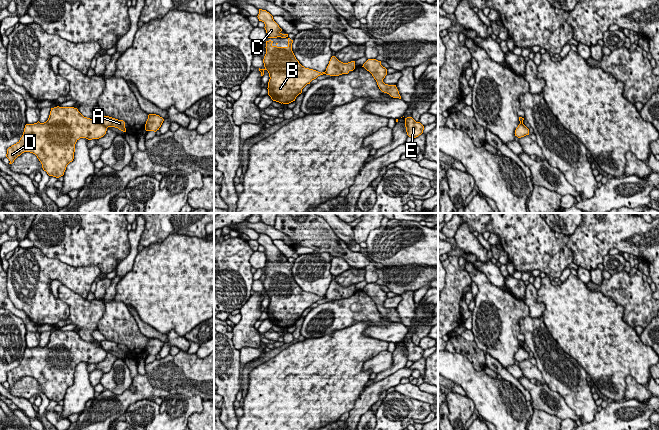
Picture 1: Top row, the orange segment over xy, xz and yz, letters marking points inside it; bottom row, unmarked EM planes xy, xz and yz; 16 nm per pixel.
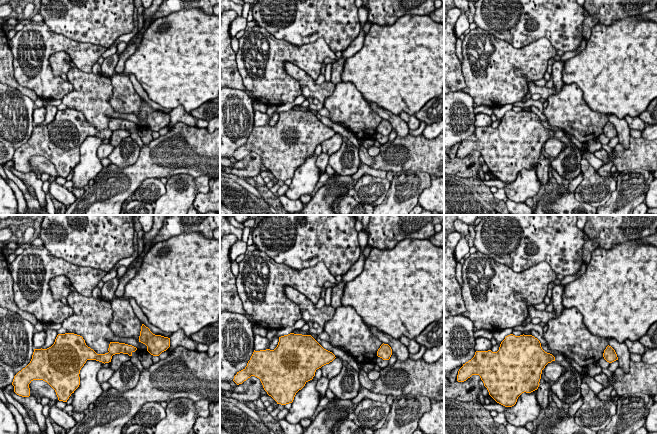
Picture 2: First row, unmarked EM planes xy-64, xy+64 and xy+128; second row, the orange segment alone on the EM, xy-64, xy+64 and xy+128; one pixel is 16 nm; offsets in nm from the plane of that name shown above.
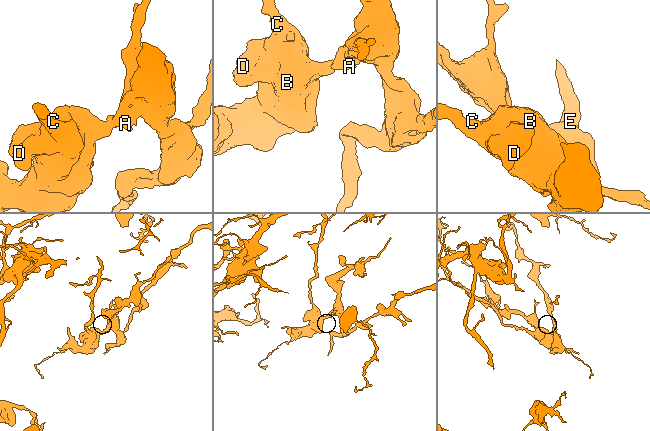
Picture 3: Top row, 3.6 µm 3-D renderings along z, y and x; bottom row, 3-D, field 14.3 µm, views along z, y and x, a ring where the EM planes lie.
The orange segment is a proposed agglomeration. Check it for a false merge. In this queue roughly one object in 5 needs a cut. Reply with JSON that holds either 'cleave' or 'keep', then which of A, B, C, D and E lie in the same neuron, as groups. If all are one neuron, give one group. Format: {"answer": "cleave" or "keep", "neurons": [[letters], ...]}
{"answer": "cleave", "neurons": [["A", "E"], ["B", "C", "D"]]}

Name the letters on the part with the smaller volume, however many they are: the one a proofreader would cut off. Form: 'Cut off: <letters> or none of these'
Cut off: A, E

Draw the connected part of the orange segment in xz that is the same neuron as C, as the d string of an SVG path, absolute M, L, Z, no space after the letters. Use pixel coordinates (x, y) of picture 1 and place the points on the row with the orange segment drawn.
M259 9L257 17L265 24L264 28L269 39L288 38L287 47L273 46L273 41L266 41L266 54L263 59L265 68L259 68L259 71L261 76L264 75L265 70L269 73L267 89L271 99L281 104L289 104L295 101L307 84L325 72L305 68L299 63L292 51L293 40L288 37L288 34L281 33L282 29L269 12Z

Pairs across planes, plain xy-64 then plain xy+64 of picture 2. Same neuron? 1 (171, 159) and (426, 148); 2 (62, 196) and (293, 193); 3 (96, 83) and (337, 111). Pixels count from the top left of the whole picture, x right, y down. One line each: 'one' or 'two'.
1: one
2: two
3: two

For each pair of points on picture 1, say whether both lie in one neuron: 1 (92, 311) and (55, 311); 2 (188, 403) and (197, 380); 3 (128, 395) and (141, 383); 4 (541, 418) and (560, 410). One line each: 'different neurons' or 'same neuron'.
1: different neurons
2: different neurons
3: same neuron
4: different neurons

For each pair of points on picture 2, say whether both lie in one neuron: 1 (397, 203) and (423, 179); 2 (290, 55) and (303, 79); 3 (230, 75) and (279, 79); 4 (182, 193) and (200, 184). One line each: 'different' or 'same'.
1: same
2: different
3: different
4: same

